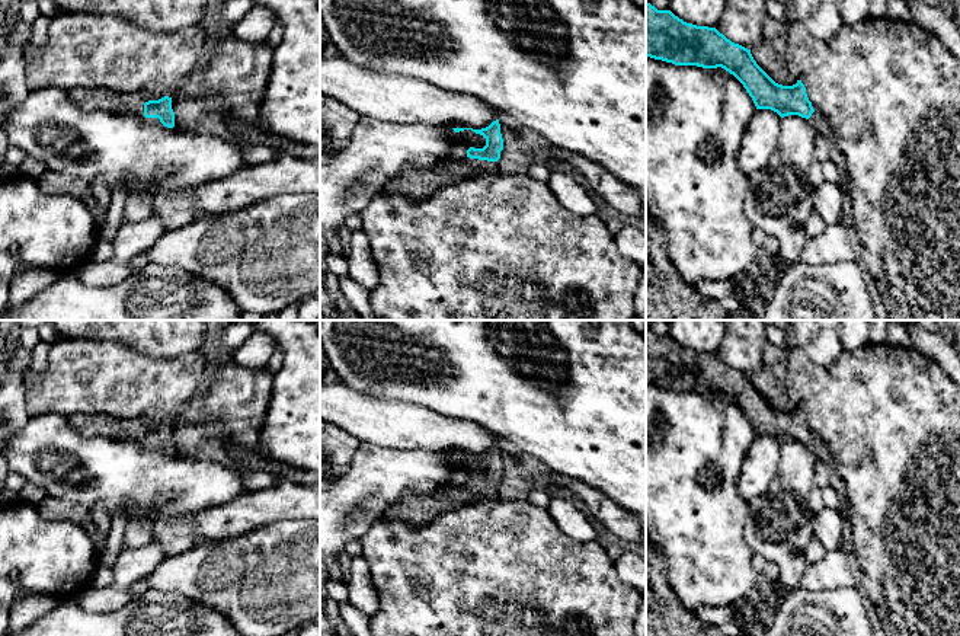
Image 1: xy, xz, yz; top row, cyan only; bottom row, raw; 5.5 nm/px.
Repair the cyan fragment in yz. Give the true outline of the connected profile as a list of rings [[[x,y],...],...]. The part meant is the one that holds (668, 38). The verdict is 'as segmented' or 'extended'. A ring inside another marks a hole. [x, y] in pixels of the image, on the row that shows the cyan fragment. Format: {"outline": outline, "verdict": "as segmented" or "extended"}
{"outline": [[[646,3],[646,57],[675,65],[724,68],[743,84],[756,109],[771,109],[781,118],[806,118],[817,135],[829,143],[829,159],[839,170],[847,170],[845,157],[835,144],[835,132],[828,118],[813,109],[801,80],[793,86],[775,83],[756,64],[751,49],[732,42],[716,28],[687,23],[671,10],[657,10]]], "verdict": "extended"}

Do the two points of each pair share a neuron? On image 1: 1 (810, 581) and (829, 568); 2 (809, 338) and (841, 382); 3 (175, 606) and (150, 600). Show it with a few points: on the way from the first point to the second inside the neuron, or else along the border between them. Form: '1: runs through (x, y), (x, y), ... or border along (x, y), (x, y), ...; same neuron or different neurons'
1: runs through (815, 578), (825, 572); same neuron
2: border along (799, 345), (824, 364), (844, 351); different neurons
3: runs through (169, 606), (156, 606); same neuron

